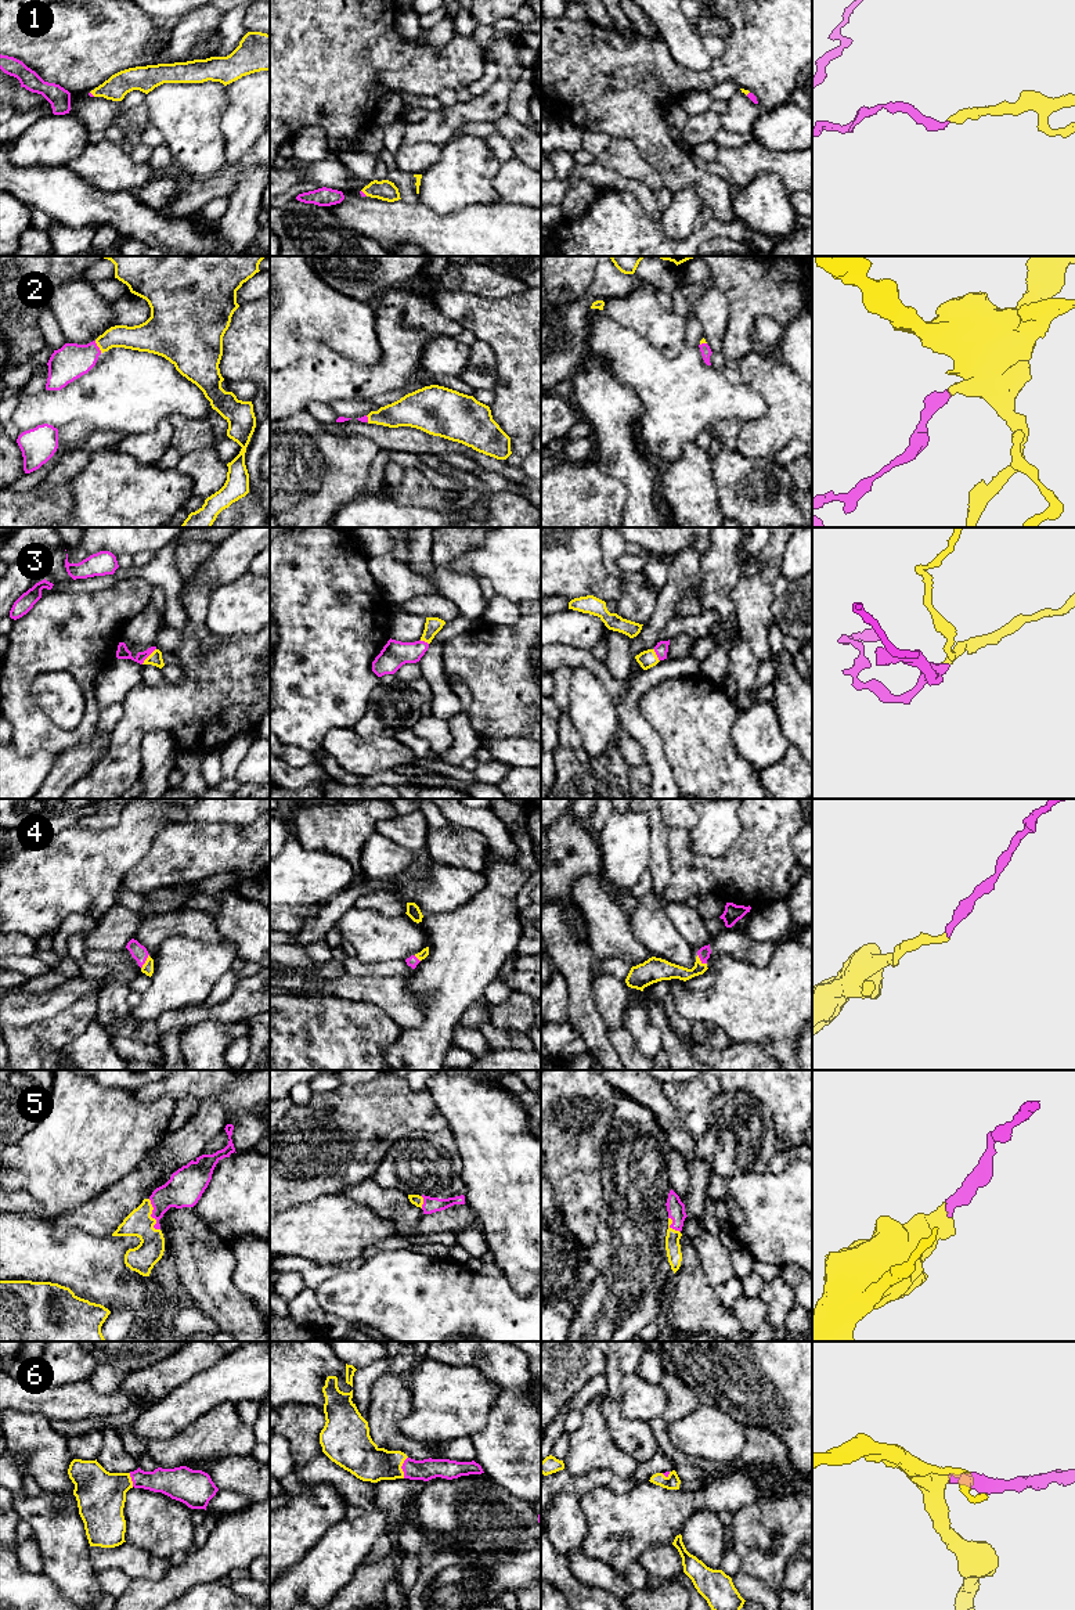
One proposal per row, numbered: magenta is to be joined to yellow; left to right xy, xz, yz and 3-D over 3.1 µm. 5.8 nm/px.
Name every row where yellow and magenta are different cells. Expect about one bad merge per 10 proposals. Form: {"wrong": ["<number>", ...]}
{"wrong": []}

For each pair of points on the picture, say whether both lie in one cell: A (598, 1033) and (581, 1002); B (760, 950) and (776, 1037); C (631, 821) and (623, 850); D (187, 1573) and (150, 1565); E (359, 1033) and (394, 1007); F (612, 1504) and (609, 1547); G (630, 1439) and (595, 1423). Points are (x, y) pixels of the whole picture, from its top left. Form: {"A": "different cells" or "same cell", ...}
{"A": "same cell", "B": "different cells", "C": "same cell", "D": "different cells", "E": "different cells", "F": "same cell", "G": "different cells"}

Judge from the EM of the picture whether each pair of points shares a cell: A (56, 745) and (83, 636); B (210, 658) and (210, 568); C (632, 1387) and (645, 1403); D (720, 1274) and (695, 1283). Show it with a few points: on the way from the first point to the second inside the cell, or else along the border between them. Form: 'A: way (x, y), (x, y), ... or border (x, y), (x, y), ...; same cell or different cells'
A: way (86, 726), (90, 720), (90, 698), (85, 666); same cell
B: border (215, 550), (198, 568), (195, 575), (198, 583); different cells
C: way (637, 1391), (641, 1398); same cell
D: border (695, 1249), (700, 1267), (714, 1288); different cells

